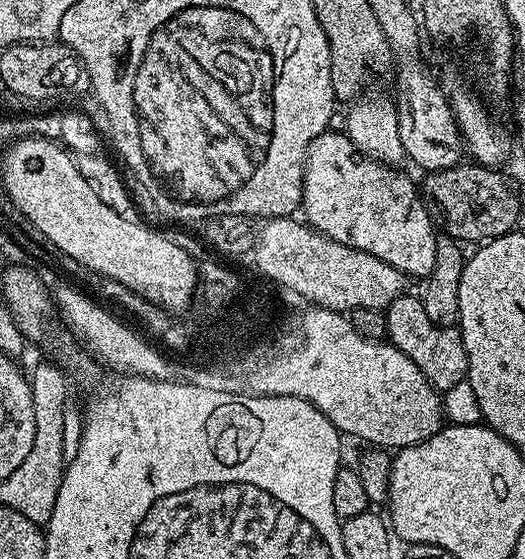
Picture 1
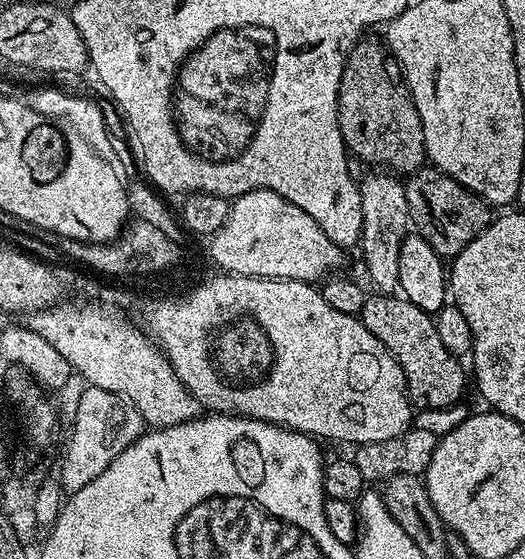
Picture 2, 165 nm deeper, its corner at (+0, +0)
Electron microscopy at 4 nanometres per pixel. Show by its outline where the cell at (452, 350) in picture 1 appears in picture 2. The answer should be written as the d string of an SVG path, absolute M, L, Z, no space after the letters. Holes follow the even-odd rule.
M372 294L361 306L358 319L364 323L366 330L370 330L370 334L374 334L374 338L378 338L378 342L382 342L382 346L386 346L388 353L398 362L408 387L408 398L417 409L445 408L451 404L461 403L463 396L460 395L464 392L464 372L466 376L465 365L463 368L460 365L463 363L457 357L452 356L450 350L446 350L446 346L442 346L442 338L438 338L436 321L429 313L414 306L414 302L405 300L403 295Z

